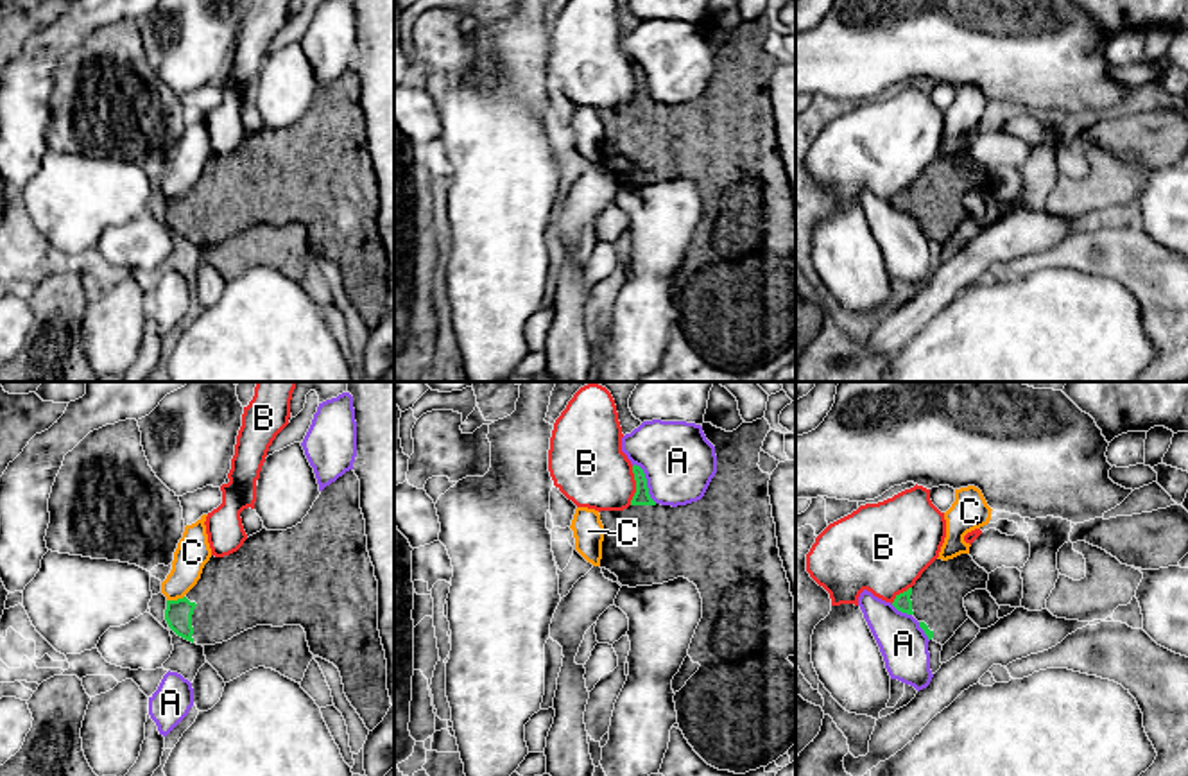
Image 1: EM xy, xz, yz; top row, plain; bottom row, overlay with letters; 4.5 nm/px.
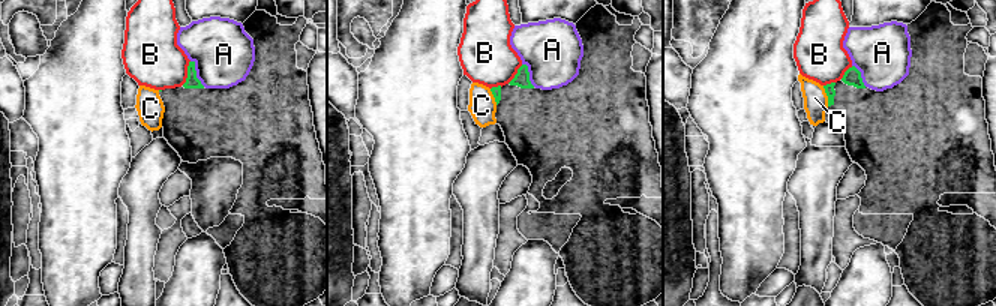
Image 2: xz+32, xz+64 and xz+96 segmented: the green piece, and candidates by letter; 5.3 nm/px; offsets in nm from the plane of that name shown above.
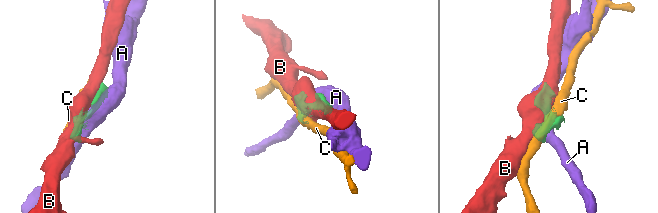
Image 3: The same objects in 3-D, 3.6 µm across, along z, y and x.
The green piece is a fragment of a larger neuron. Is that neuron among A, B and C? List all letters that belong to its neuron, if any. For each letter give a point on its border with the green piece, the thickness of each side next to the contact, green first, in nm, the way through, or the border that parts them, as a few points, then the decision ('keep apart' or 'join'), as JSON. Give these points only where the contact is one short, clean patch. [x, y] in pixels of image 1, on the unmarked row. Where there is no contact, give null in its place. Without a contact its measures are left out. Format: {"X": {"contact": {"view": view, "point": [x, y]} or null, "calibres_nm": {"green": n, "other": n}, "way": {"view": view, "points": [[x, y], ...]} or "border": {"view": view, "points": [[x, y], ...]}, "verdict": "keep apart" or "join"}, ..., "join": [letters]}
{"A": {"contact": {"view": "xz", "point": [645, 81]}, "calibres_nm": {"green": 70, "other": 320}, "verdict": "keep apart"}, "B": {"contact": {"view": "xz", "point": [637, 85]}, "calibres_nm": {"green": 70, "other": 340}, "verdict": "keep apart"}, "C": {"contact": {"view": "xy", "point": [174, 199]}, "calibres_nm": {"green": 120, "other": 150}, "verdict": "keep apart"}, "join": []}

